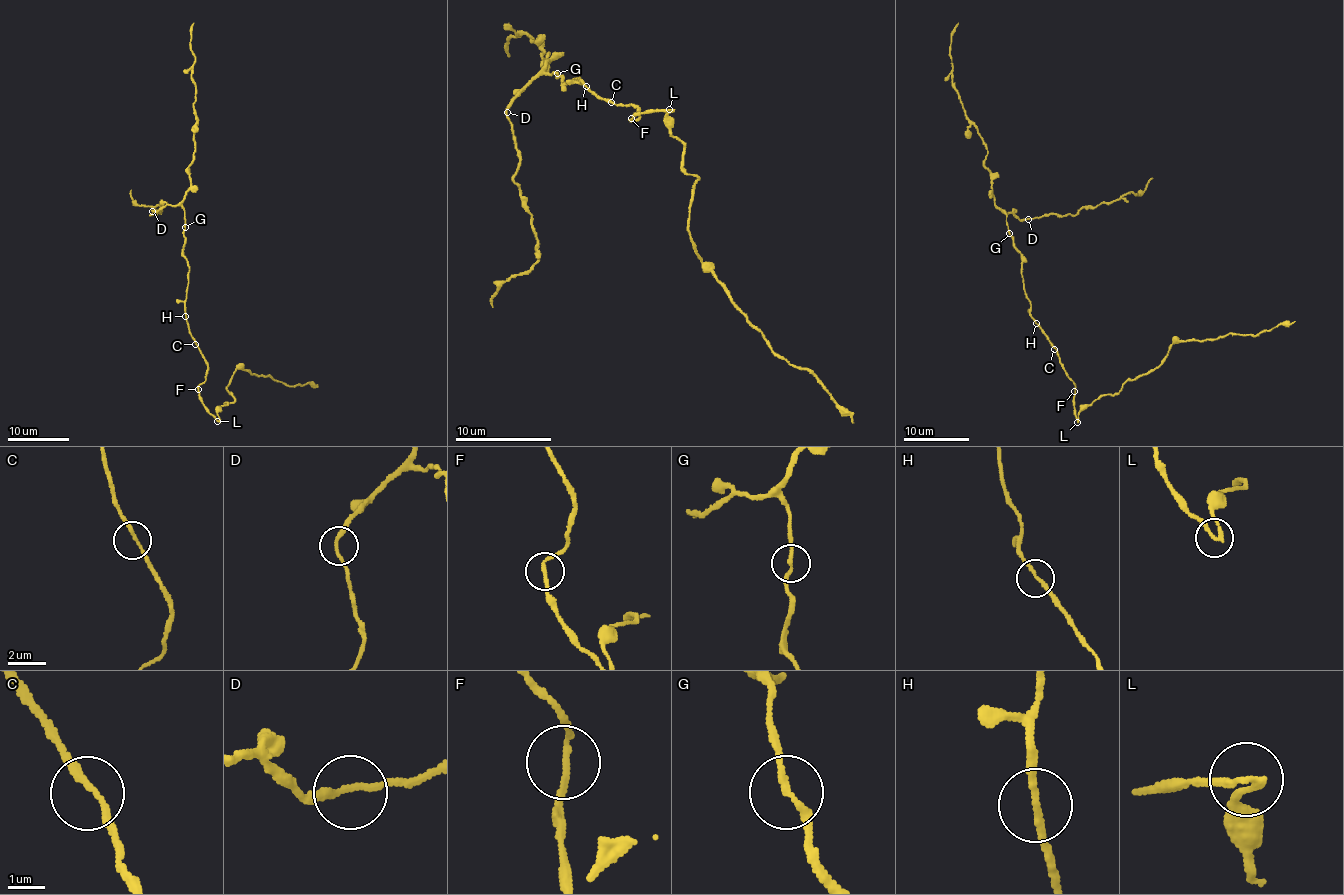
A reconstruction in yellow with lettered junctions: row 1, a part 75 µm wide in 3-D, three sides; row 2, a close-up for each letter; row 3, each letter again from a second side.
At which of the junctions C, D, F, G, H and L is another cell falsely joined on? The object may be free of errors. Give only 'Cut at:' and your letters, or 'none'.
Cut at: L

